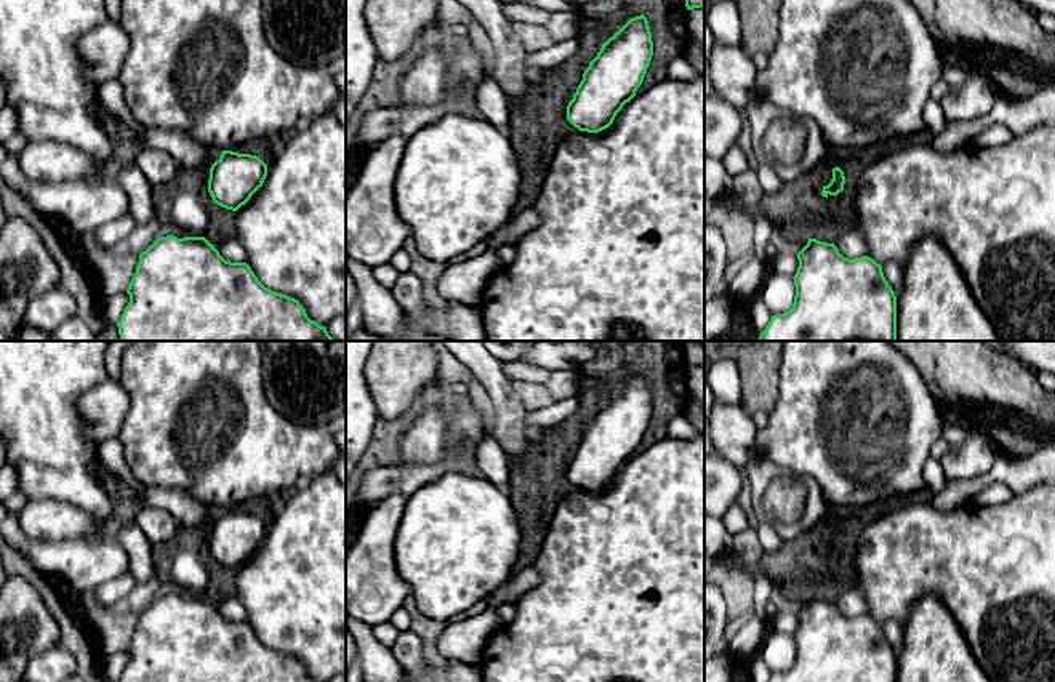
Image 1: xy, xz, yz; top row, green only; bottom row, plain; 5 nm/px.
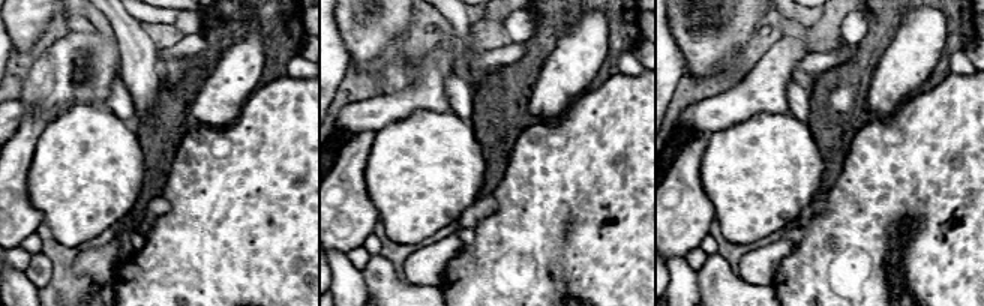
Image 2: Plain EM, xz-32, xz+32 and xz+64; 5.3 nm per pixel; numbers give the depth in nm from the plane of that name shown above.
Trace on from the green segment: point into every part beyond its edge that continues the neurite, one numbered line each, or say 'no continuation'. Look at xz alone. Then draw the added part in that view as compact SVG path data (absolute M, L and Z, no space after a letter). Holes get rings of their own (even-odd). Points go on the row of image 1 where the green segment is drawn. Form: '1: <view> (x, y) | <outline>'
no continuation

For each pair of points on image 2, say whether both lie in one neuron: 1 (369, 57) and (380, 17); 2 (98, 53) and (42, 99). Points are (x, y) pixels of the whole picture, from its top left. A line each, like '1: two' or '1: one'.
1: one
2: one

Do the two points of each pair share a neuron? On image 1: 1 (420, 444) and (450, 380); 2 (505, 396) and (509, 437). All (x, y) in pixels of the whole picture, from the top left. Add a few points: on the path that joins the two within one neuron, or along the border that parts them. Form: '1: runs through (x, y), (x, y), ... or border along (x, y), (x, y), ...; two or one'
1: border along (447, 391), (466, 394); two
2: runs through (506, 405), (509, 428); one

